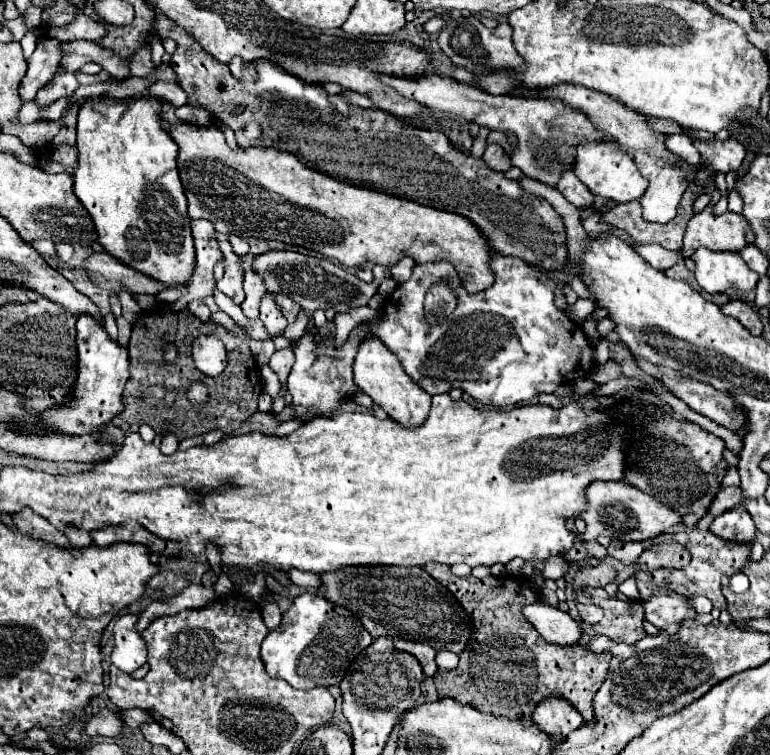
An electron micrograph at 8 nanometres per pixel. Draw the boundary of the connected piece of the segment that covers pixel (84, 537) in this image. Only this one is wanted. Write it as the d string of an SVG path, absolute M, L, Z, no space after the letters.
M68 529L66 531L66 537L70 539L70 543L74 545L74 547L78 547L78 549L84 549L84 547L90 547L92 545L92 537L88 535L88 533L84 533L84 531L80 531L80 529Z

